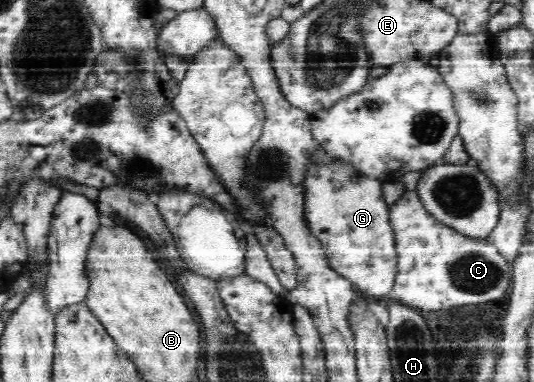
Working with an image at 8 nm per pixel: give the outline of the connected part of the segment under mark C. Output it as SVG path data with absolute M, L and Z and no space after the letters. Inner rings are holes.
M407 191L390 206L395 233L398 273L388 296L419 310L441 310L467 304L503 303L512 291L514 267L488 238L471 238L439 222L426 208L417 191Z

